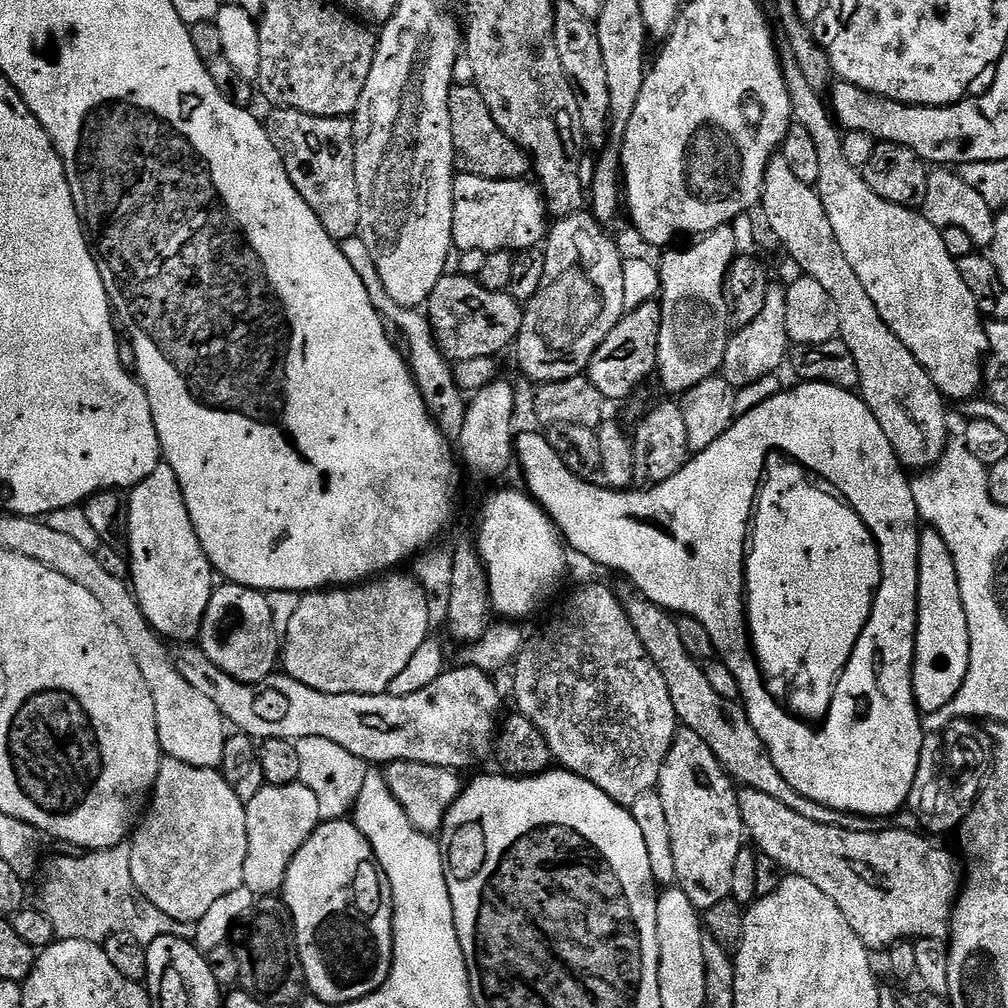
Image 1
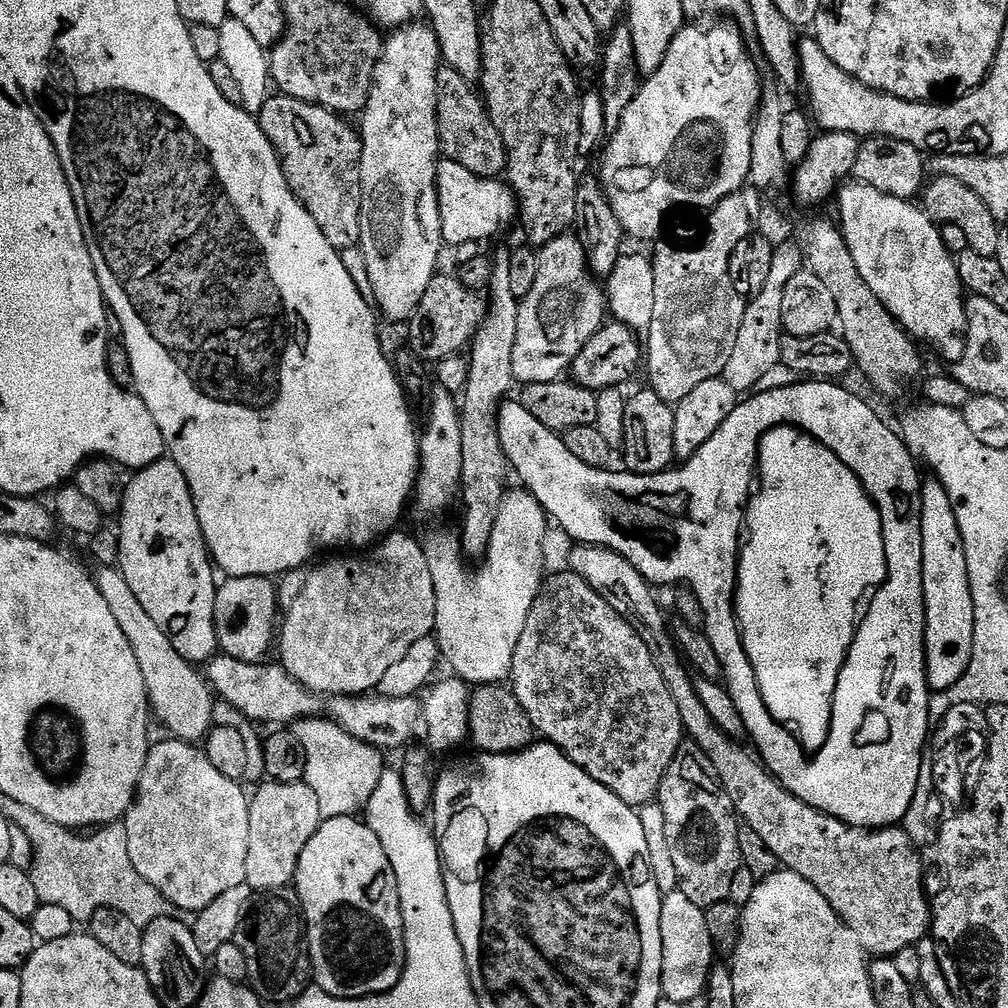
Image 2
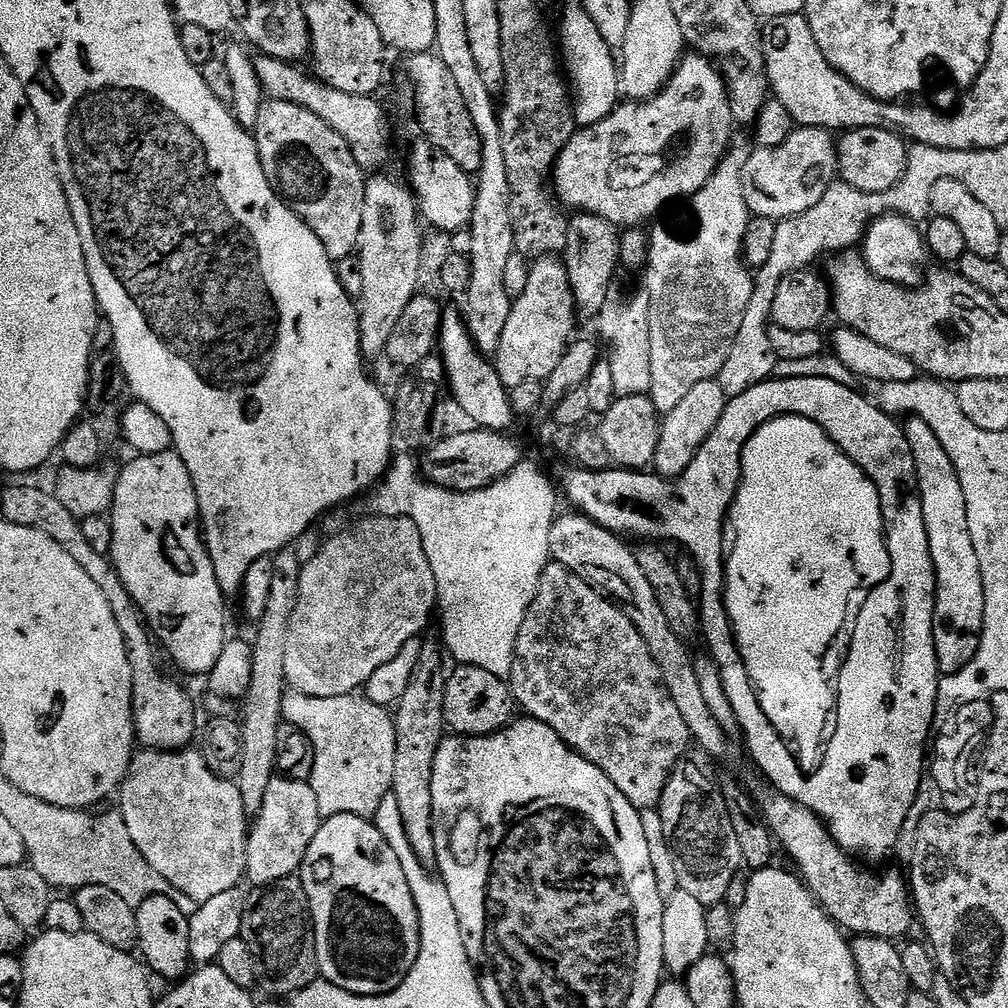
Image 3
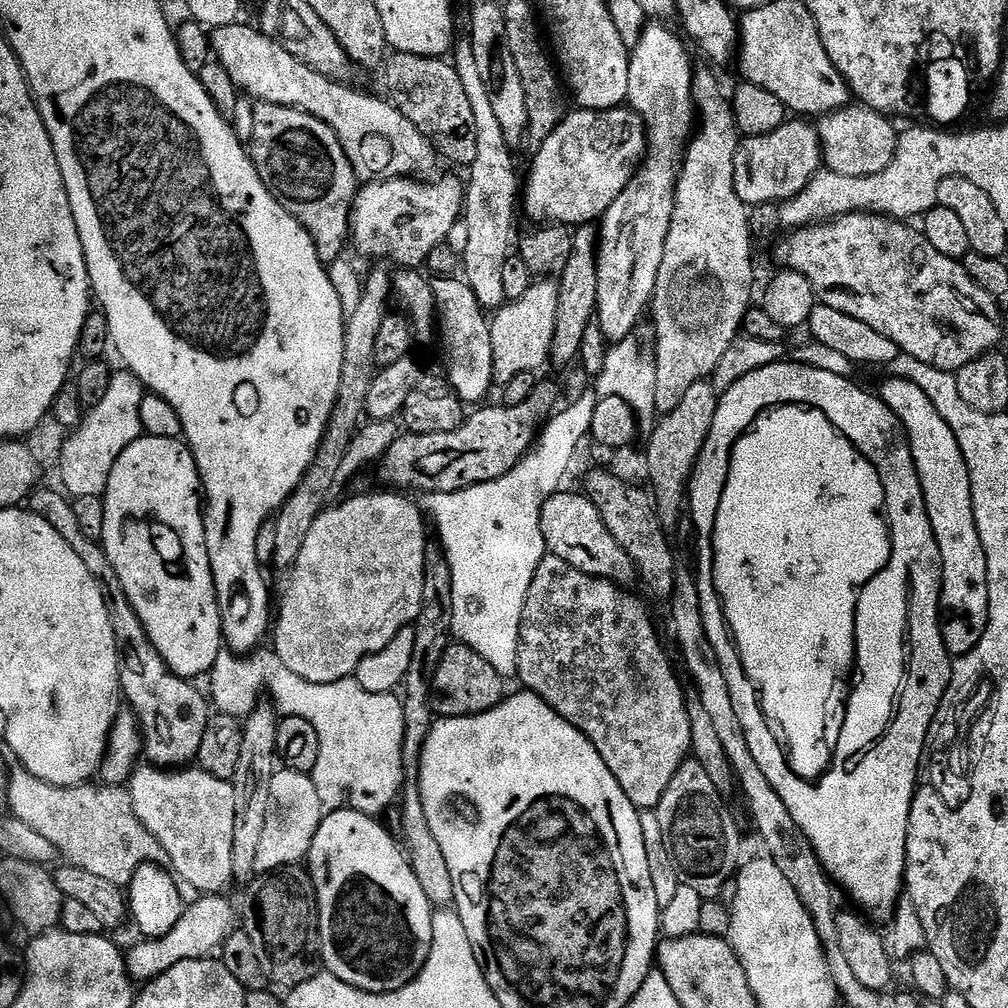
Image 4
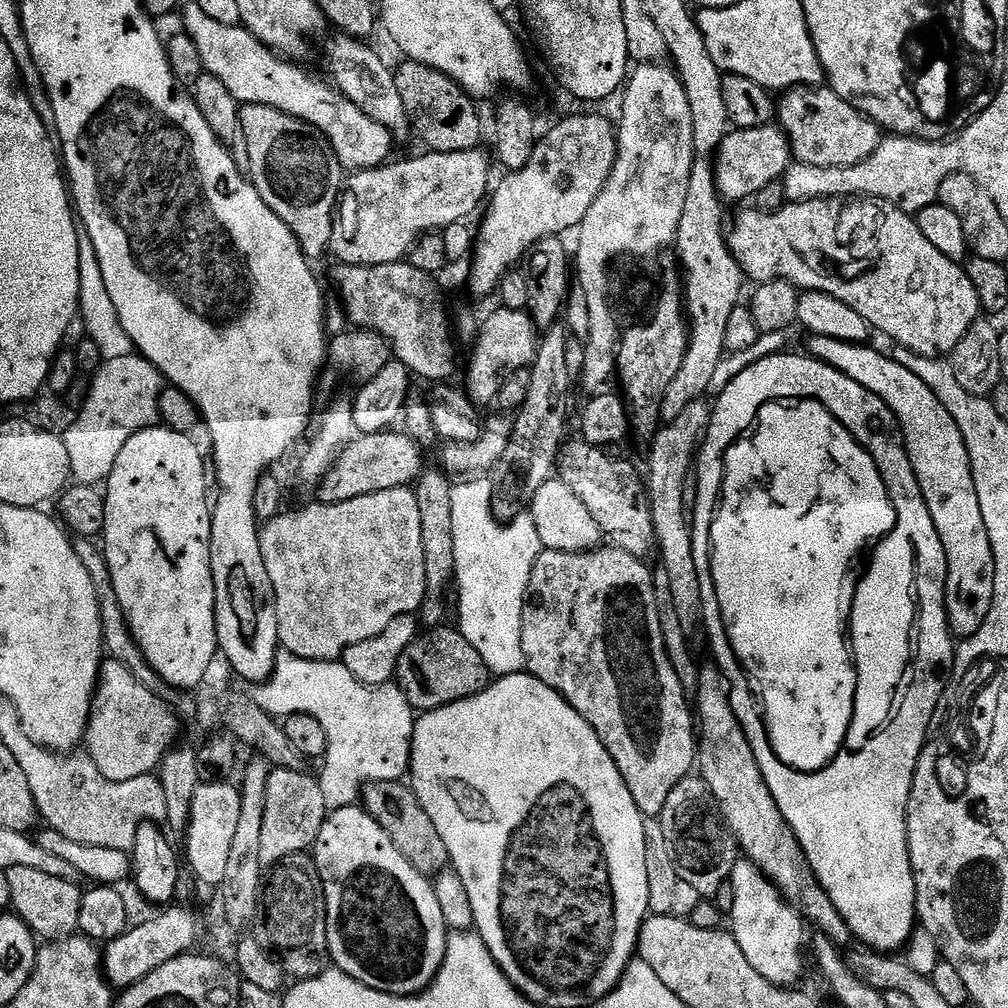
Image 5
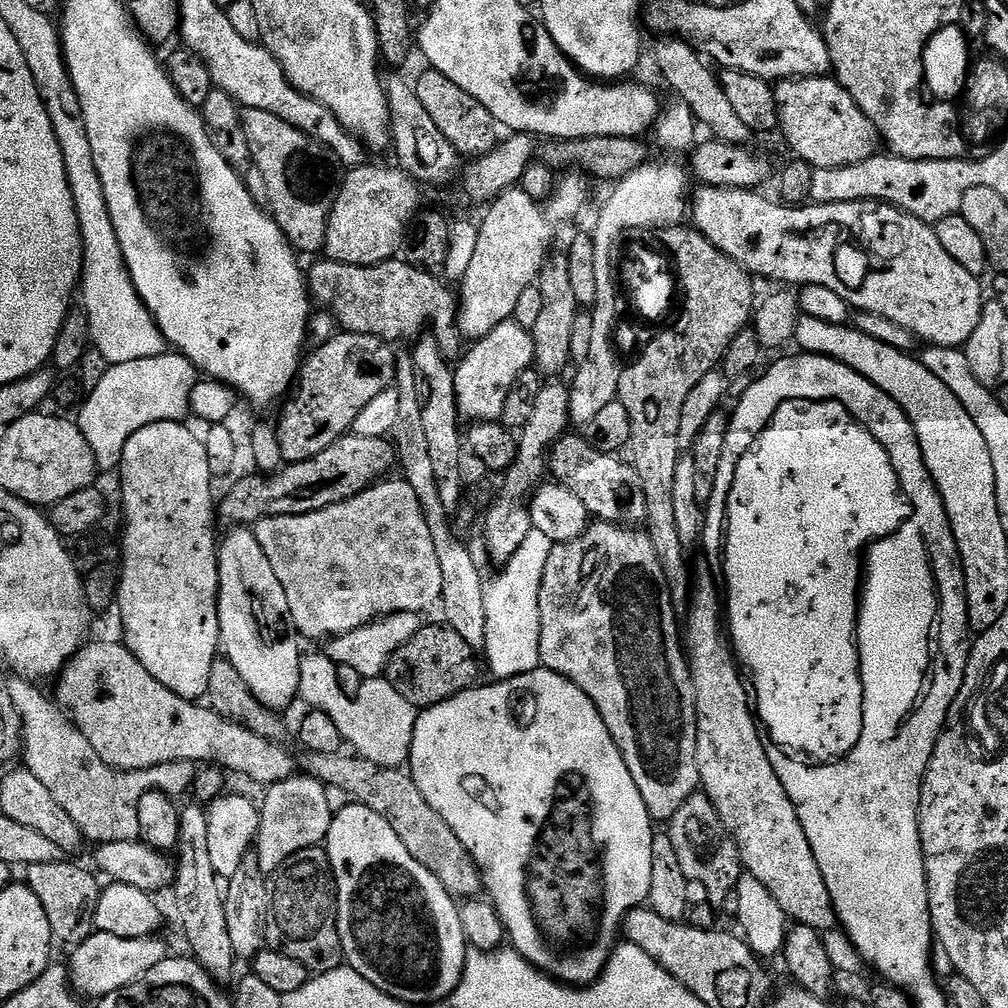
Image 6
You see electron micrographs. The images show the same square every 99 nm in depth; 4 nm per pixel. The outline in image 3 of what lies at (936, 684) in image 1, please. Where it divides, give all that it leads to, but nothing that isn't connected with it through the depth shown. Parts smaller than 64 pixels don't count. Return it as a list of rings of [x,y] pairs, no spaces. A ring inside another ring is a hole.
[[[908,416],[903,430],[914,454],[922,518],[926,522],[926,538],[930,542],[930,558],[936,575],[934,650],[938,654],[941,673],[953,676],[958,670],[970,666],[982,642],[986,614],[982,570],[978,567],[978,554],[970,539],[970,522],[966,522],[966,494],[962,494],[962,482],[958,482],[958,470],[954,470],[950,454],[946,454],[938,434],[934,434],[920,416]]]

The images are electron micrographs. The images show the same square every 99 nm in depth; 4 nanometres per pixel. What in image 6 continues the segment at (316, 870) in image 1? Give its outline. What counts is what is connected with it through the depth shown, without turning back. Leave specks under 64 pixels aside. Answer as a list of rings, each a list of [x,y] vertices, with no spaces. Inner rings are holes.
[[[355,802],[345,805],[341,812],[339,809],[333,815],[326,837],[328,866],[334,881],[338,938],[344,951],[343,963],[366,978],[366,982],[406,1006],[439,1005],[460,984],[470,951],[457,901],[430,870],[410,856],[410,851],[406,850],[386,818]]]

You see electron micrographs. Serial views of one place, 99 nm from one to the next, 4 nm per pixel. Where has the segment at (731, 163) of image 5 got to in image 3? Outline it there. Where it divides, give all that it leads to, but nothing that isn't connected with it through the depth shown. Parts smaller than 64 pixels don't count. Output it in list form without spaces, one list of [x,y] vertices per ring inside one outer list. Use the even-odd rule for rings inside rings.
[[[793,127],[790,138],[786,138],[782,146],[757,147],[749,151],[748,161],[742,170],[742,194],[746,194],[749,213],[777,222],[789,220],[798,214],[806,214],[806,210],[810,210],[810,206],[815,206],[821,200],[822,194],[826,194],[830,185],[837,183],[839,166],[838,140],[833,133],[826,128]]]

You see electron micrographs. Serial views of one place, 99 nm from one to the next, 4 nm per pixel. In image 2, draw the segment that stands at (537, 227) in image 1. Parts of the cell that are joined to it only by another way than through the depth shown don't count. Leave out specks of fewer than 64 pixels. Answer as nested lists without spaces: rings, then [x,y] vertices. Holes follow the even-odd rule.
[[[444,158],[436,165],[436,189],[442,214],[442,238],[445,245],[476,244],[496,236],[518,216],[516,198],[507,183],[496,178],[479,176],[466,166]]]

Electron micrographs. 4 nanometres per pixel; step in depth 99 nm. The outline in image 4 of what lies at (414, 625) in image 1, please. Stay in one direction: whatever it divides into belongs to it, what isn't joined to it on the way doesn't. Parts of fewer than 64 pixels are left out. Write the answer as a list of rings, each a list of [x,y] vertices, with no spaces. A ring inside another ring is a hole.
[[[390,490],[384,491],[388,492],[378,492],[374,496],[358,496],[354,500],[345,499],[343,502],[333,507],[327,508],[325,512],[320,513],[319,518],[317,518],[314,522],[314,526],[310,526],[310,534],[306,538],[306,542],[302,546],[302,550],[300,551],[300,560],[302,561],[302,564],[305,564],[305,566],[308,568],[325,568],[322,569],[321,572],[297,571],[295,573],[295,575],[297,574],[297,576],[294,577],[292,582],[286,585],[284,588],[284,598],[281,600],[281,602],[280,600],[278,602],[278,615],[275,617],[274,620],[274,636],[276,632],[276,649],[274,649],[274,655],[277,660],[283,662],[283,664],[290,670],[294,670],[294,674],[298,674],[298,678],[306,678],[306,682],[314,682],[315,684],[330,684],[332,682],[338,682],[339,680],[347,680],[349,678],[355,677],[356,667],[358,667],[363,662],[363,660],[366,659],[366,657],[382,650],[386,646],[390,646],[390,642],[393,642],[395,635],[398,634],[398,632],[404,627],[408,625],[415,625],[418,614],[422,610],[422,584],[424,582],[424,571],[426,570],[426,550],[428,549],[428,545],[430,543],[430,537],[428,537],[427,534],[424,533],[424,520],[426,524],[426,516],[425,513],[421,511],[419,507],[417,507],[417,505],[416,509],[410,501],[406,500],[408,498],[405,495],[395,494],[393,491]]]

